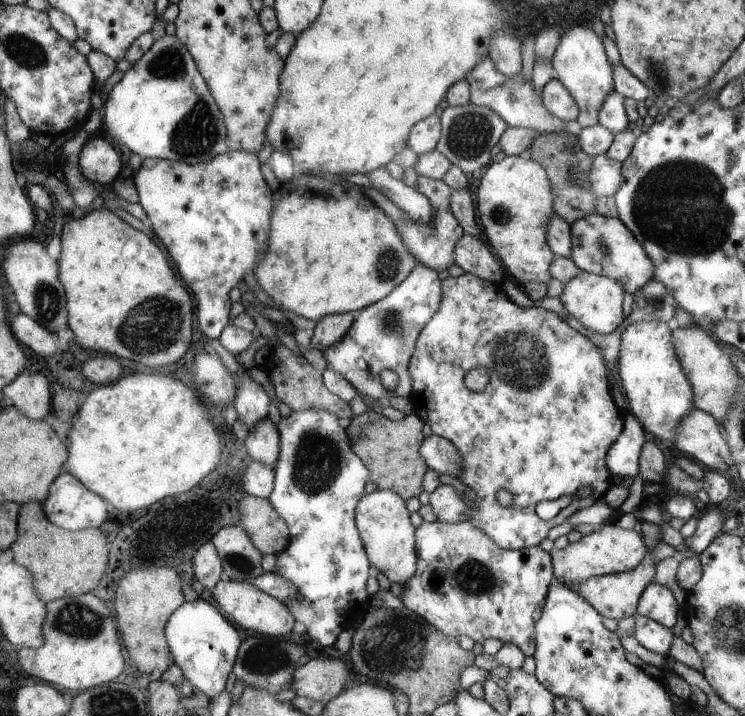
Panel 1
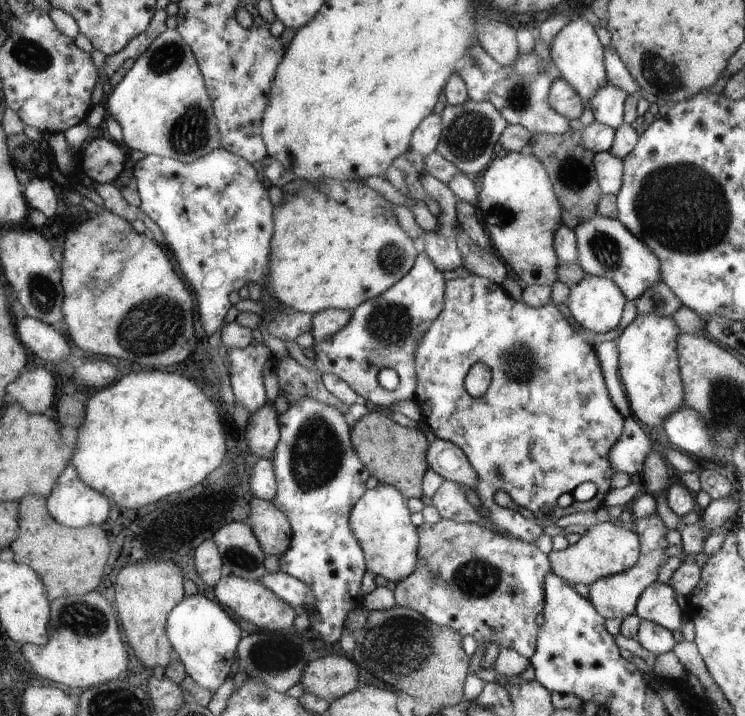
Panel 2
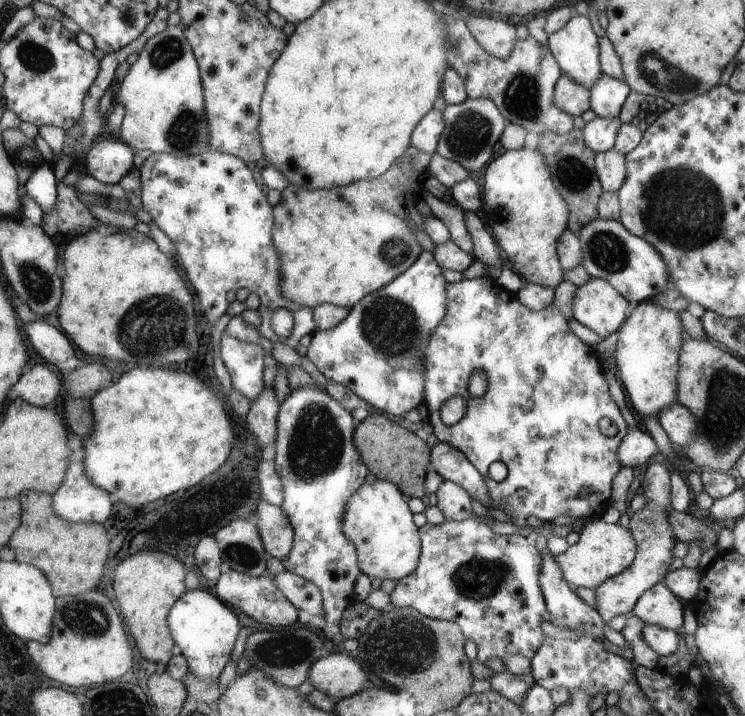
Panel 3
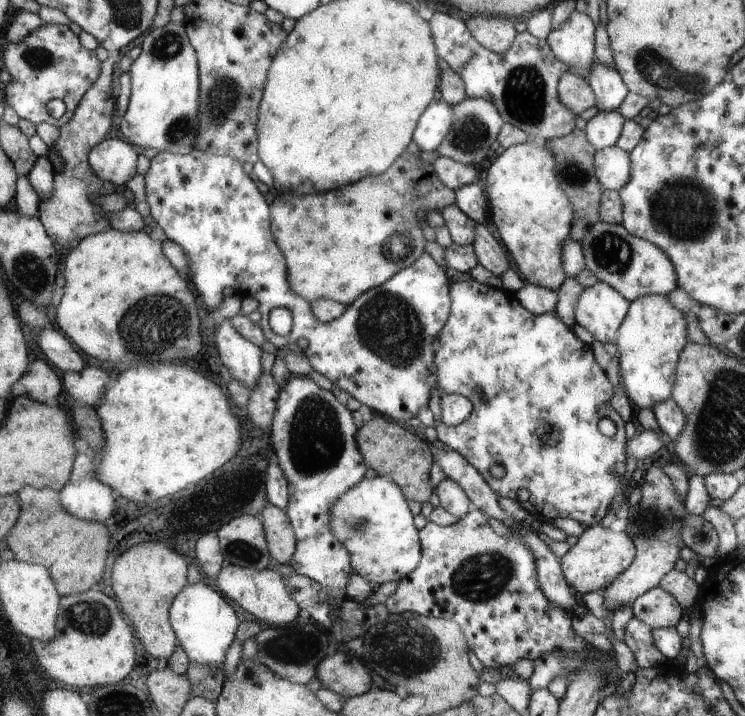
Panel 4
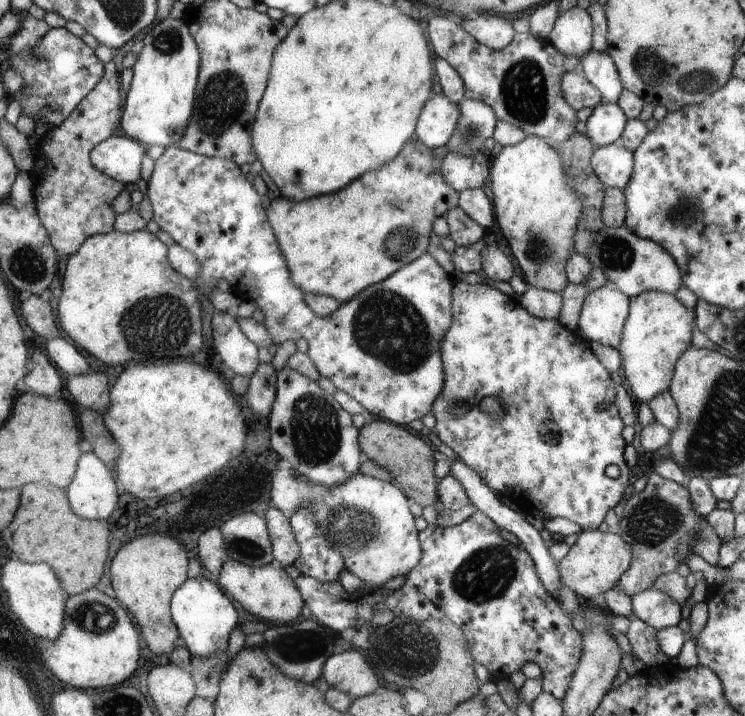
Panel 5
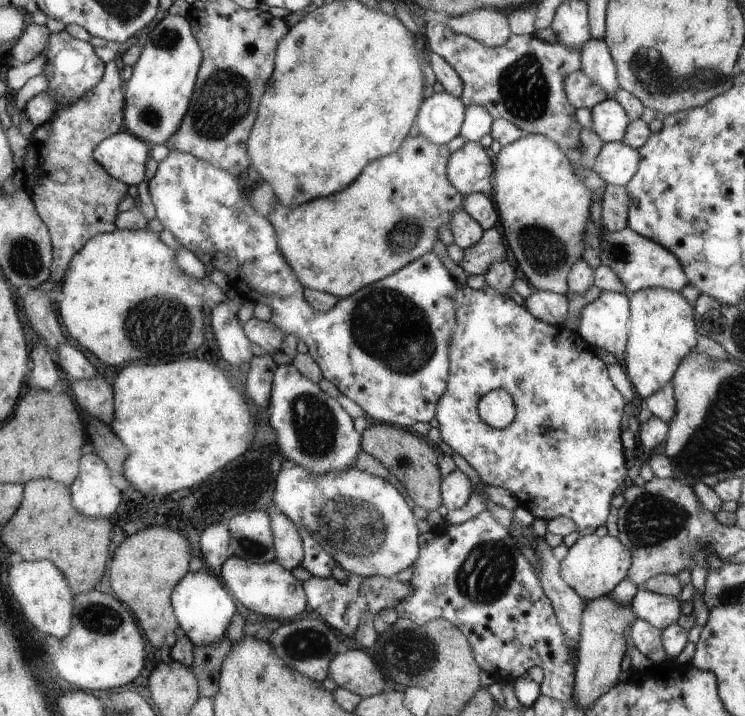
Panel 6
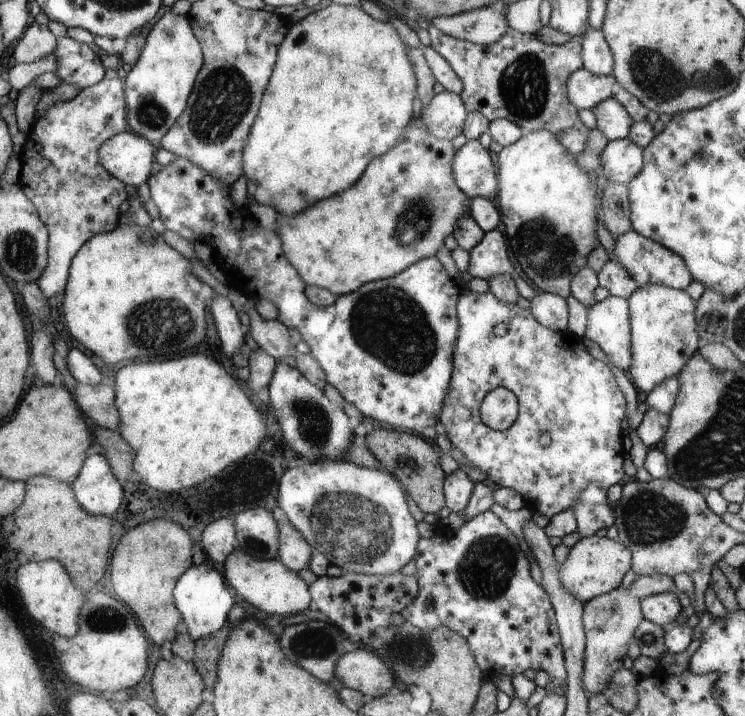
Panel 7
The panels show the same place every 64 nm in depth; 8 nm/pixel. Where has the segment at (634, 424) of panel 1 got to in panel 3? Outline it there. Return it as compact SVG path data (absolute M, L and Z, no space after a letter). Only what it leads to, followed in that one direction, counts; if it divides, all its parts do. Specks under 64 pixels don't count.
M635 426L634 429L629 428L628 434L619 446L619 459L624 461L625 466L635 468L650 460L650 456L658 451L652 435L648 431L642 432Z

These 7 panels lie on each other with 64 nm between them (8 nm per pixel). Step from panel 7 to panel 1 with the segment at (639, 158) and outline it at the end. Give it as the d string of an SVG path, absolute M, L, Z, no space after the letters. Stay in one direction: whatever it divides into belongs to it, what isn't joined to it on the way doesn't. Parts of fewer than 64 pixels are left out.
M608 156L595 157L590 166L590 184L594 196L597 198L614 196L621 186L621 169L622 164L608 159Z

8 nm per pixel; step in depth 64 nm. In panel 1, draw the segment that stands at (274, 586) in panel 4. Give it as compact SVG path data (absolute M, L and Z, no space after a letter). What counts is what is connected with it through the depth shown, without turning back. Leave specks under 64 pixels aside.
M234 579L220 580L211 589L214 600L218 602L222 614L238 629L241 626L246 630L254 630L260 635L283 637L292 630L294 615L287 604L268 593L262 592L254 583L248 581L237 581Z

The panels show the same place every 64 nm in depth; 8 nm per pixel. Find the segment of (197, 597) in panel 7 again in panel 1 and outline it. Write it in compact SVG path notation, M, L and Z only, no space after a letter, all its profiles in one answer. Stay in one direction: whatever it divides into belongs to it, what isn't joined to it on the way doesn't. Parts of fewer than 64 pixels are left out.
M199 597L178 608L166 626L167 643L171 647L176 664L182 669L186 681L190 681L200 693L212 700L225 689L230 678L242 632L232 624L216 606Z

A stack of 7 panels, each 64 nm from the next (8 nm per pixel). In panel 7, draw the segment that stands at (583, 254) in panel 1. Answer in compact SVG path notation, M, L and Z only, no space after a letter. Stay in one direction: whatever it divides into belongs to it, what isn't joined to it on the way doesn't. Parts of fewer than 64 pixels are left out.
M630 230L623 236L614 238L615 247L609 255L610 261L616 260L624 266L624 270L628 272L628 276L636 282L636 286L648 286L650 284L658 284L674 289L685 290L691 287L695 278L692 277L690 270L687 268L686 262L678 253L672 252L671 249L665 248L658 242L652 241L647 237L641 236L638 232Z

